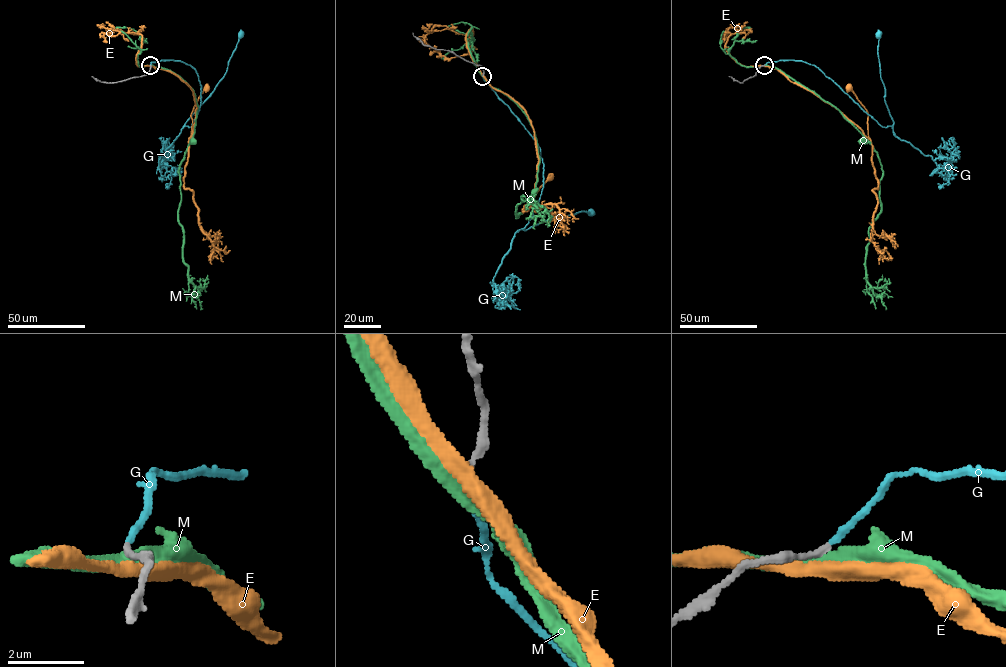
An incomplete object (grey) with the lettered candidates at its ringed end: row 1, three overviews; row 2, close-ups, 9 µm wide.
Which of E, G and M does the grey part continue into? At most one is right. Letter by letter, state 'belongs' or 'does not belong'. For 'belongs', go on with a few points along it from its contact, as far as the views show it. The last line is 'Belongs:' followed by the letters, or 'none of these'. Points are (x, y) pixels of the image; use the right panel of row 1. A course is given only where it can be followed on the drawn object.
E: does not belong
G: belongs | via (764, 65), (781, 60), (813, 64), (882, 127), (892, 126), (880, 76), (878, 34)
M: does not belong
Belongs: G

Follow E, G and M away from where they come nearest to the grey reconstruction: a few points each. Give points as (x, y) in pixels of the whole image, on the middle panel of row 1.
E: (483, 75), (493, 87), (519, 104), (532, 126), (538, 162), (531, 200), (550, 176)
G: (482, 76), (540, 149), (543, 163), (541, 194), (524, 230), (547, 220), (559, 220), (580, 211), (590, 212)
M: (482, 75), (491, 86), (511, 99), (534, 133), (540, 163), (533, 192)

